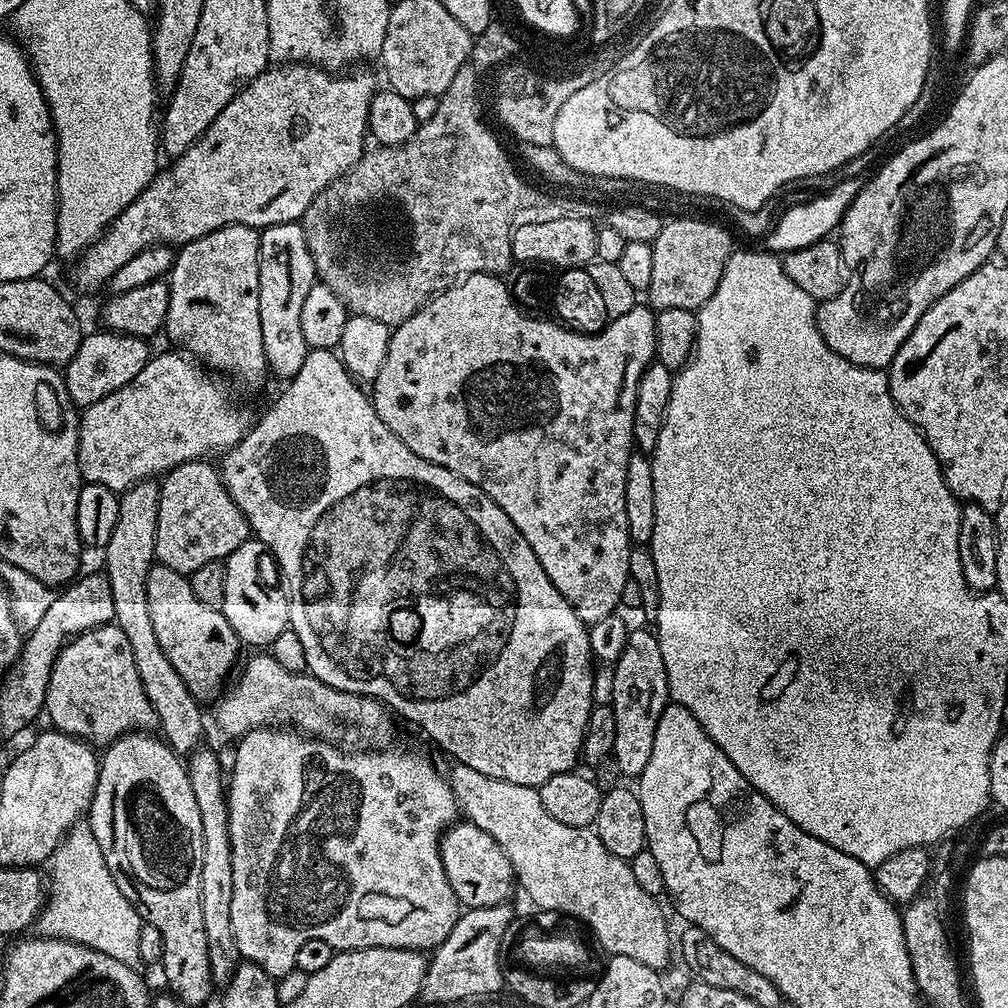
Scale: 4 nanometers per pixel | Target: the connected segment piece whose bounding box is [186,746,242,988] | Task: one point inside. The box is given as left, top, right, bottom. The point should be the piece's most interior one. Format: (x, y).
(205, 772)

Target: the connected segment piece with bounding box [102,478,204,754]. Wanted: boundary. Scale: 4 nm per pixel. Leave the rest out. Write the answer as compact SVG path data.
M149 478L138 482L132 488L128 488L120 496L118 506L118 522L114 522L114 534L110 534L110 542L104 545L103 571L110 582L110 592L114 594L114 610L116 618L114 623L126 634L130 641L130 650L134 650L134 662L138 666L138 678L142 678L142 686L146 690L146 698L156 711L156 724L162 733L163 739L178 754L192 754L201 747L200 735L204 732L204 716L200 713L201 701L190 694L186 682L178 678L178 670L170 666L170 658L162 654L162 646L158 646L158 637L154 634L154 625L150 619L150 602L146 602L146 578L150 574L153 563L156 560L156 539L158 538L158 502L160 501L160 486L155 479Z

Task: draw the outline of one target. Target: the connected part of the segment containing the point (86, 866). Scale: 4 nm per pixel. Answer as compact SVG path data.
M77 823L46 862L46 899L38 917L39 935L44 938L69 940L118 958L118 962L140 964L138 934L141 919L138 910L118 890L118 882L102 858L102 846L94 838L87 823Z

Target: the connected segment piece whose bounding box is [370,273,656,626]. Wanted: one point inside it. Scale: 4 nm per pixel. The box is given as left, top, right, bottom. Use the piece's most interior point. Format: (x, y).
(539, 416)

